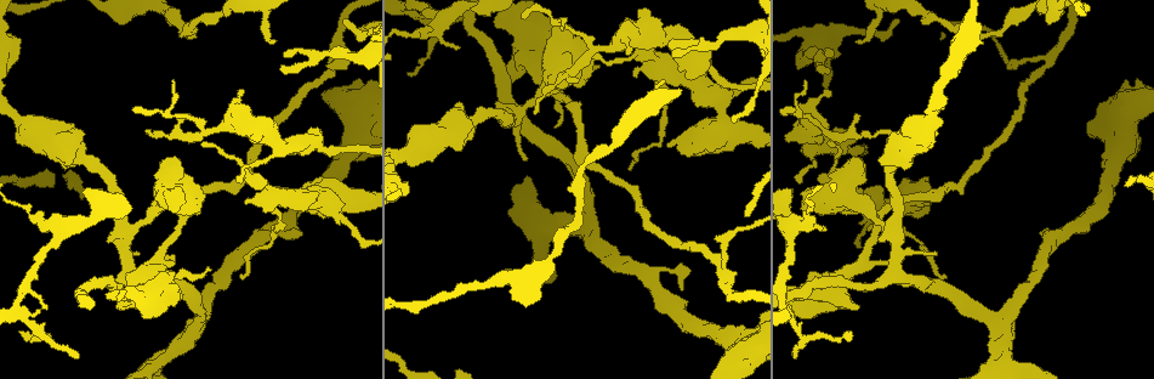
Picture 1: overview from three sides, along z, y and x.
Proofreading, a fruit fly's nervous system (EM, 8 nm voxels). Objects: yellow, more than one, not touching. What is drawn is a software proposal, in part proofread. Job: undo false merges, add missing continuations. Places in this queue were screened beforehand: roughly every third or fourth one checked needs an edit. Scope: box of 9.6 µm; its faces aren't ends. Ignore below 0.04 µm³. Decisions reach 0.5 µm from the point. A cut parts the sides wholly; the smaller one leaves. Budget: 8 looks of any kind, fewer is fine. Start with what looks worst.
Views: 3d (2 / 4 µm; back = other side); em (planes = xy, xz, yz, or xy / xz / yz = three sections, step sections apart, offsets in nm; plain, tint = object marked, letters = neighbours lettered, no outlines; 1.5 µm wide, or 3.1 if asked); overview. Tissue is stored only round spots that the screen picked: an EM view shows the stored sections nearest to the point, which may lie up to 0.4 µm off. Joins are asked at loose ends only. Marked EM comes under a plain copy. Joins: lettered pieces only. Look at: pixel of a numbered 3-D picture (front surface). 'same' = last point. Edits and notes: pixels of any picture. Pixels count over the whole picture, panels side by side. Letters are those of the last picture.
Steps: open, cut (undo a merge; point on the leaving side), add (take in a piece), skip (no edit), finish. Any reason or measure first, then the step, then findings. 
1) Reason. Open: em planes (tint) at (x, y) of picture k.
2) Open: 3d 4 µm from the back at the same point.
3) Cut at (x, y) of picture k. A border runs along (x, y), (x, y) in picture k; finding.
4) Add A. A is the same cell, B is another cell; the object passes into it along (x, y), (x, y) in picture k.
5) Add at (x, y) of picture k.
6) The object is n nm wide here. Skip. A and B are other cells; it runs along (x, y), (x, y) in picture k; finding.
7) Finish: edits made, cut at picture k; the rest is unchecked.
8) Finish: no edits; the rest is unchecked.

Abrupt turn. Open: em xy step 8 (tint) at (201, 137) of picture 1.

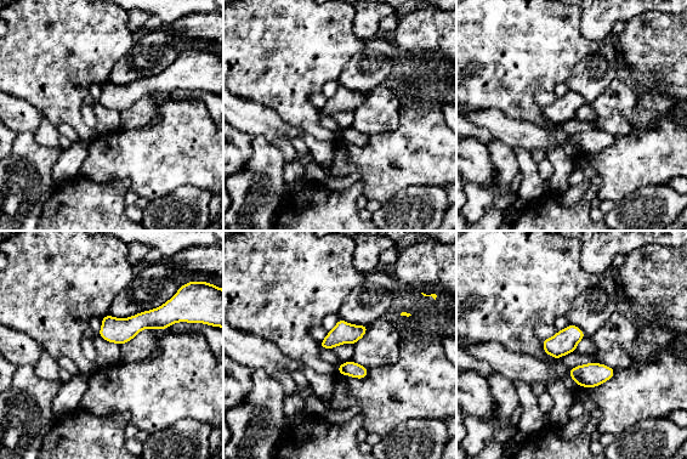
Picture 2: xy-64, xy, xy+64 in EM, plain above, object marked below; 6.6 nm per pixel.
Another direction. Open: em xz step 8 (letters) at the same point.

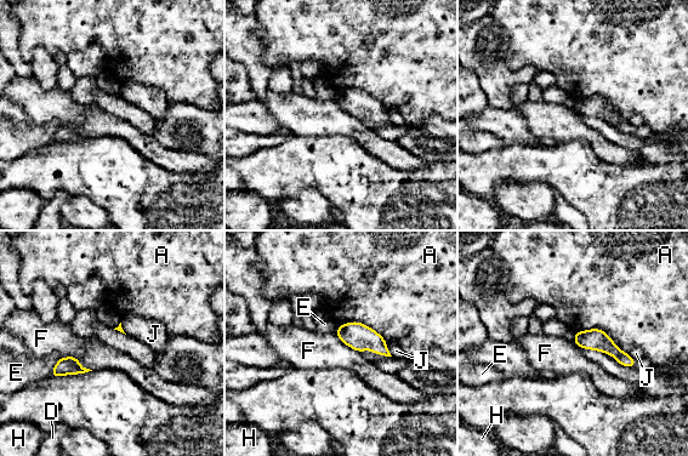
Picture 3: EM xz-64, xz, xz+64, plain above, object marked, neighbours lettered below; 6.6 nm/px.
The object is 20 nm wide here. Skip. A, D, E, F, H and J are other cells; it runs along (578, 335), (603, 342), (631, 363) in picture 3; one neuron here.

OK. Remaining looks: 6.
Stops while still wide. Open: em planes (letters) at (18, 48) of picture 1.

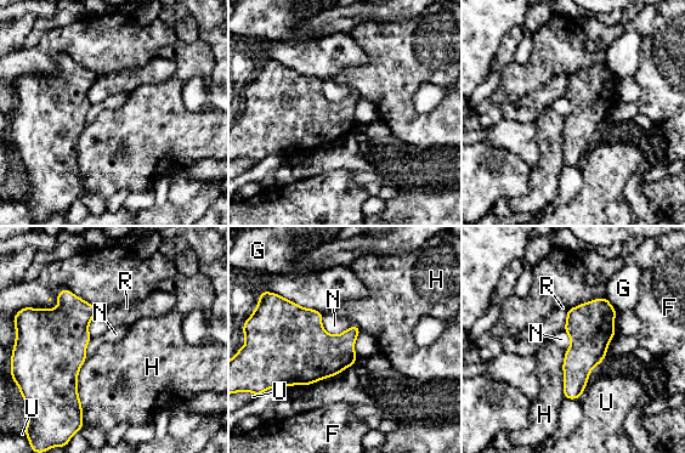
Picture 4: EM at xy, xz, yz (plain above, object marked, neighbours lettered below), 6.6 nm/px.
Skip. F, G, H, N, R and U are other cells; a border runs along (321, 316), (332, 334), (356, 324) in picture 4; none of them fits.

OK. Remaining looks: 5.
Thick end. Open: em xz step 8 (tint) at (246, 200) of picture 1.

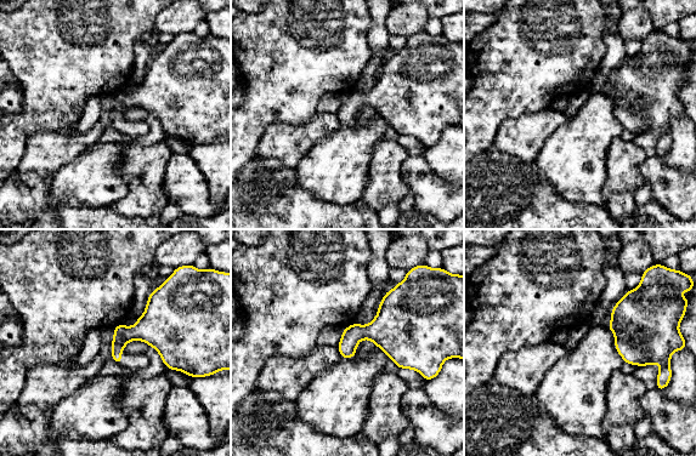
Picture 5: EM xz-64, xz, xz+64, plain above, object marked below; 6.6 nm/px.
Another direction. Open: em planes (letters) at the same point.

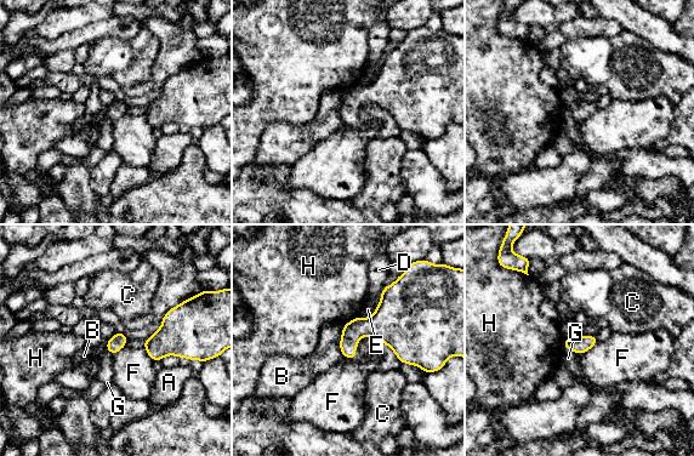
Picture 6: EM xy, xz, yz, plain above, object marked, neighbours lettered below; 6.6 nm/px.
The longest contact is with F, 160 nm. Skip. A, B, C, D, E, F, G and H are other cells; a border runs along (598, 341), (579, 354) in picture 6; none of them fits.

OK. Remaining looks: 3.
Tapers out. Open: em xz step 4 (tint) at (79, 355) of picture 1.

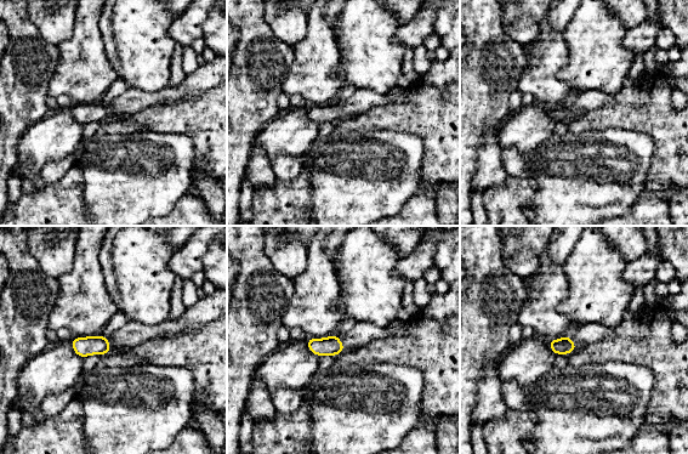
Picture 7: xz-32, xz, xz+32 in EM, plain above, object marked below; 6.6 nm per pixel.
Open: em planes (letters) at the same point.

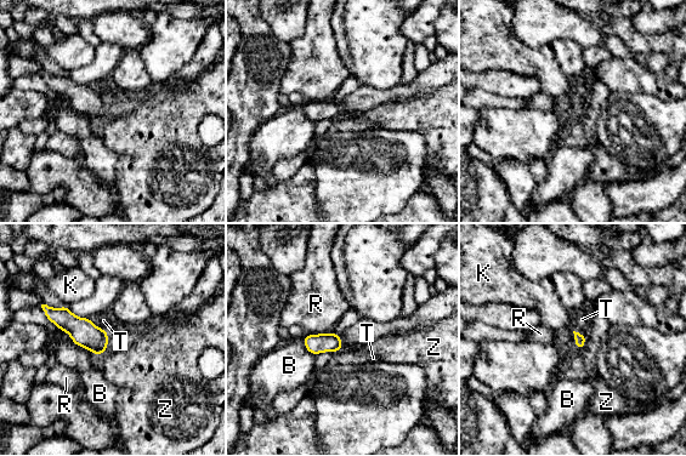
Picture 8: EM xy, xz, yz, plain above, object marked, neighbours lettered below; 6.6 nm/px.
The object is 80 nm wide here. Skip. B, K, R, T and Z are other cells; none of them fits.

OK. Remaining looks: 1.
Finish: no edits; the rest is unchecked.

